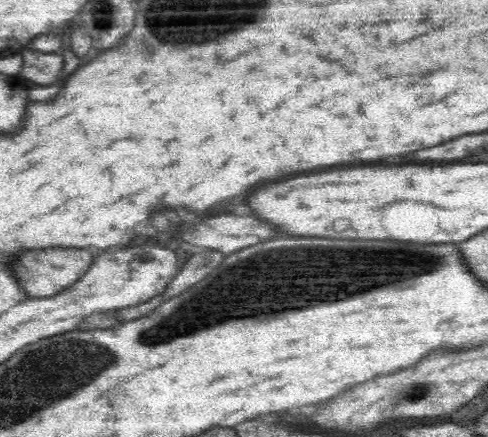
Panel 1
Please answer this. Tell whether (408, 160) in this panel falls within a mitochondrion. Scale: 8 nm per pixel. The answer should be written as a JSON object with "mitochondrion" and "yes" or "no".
{"mitochondrion":"no"}

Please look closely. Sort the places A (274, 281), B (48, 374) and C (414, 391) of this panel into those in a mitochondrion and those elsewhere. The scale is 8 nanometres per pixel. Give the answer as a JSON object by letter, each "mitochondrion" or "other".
{"A":"mitochondrion","B":"mitochondrion","C":"mitochondrion"}

